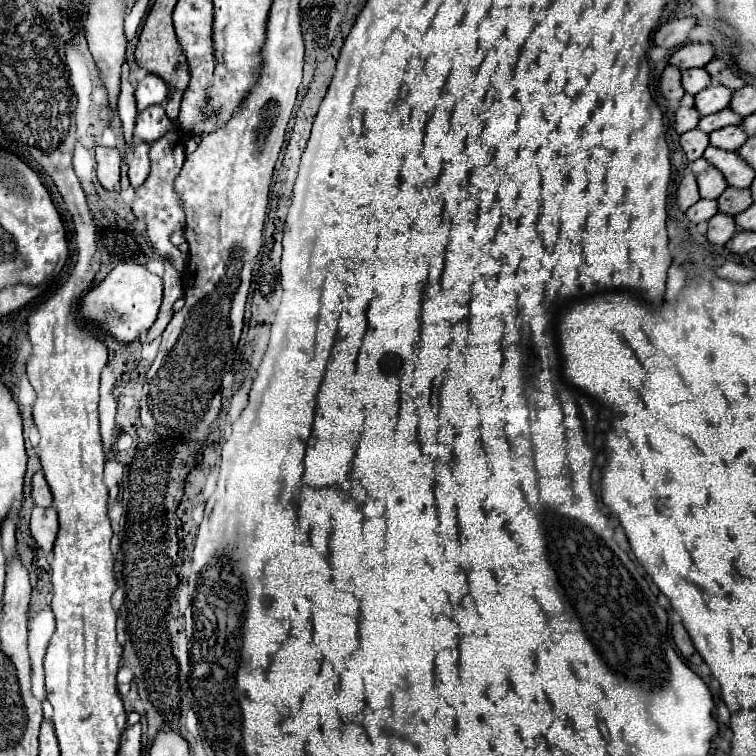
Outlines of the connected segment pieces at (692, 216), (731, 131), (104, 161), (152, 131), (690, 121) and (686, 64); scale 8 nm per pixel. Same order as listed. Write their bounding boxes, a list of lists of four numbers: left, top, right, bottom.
[[686,199,718,223],[710,125,746,151],[96,147,122,191],[134,105,176,143],[674,95,700,135],[668,43,714,69]]

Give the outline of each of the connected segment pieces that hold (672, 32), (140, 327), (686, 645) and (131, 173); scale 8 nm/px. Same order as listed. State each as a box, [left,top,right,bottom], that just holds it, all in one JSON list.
[[654,17,696,49],[78,263,162,343],[672,623,696,659],[128,143,150,187]]

